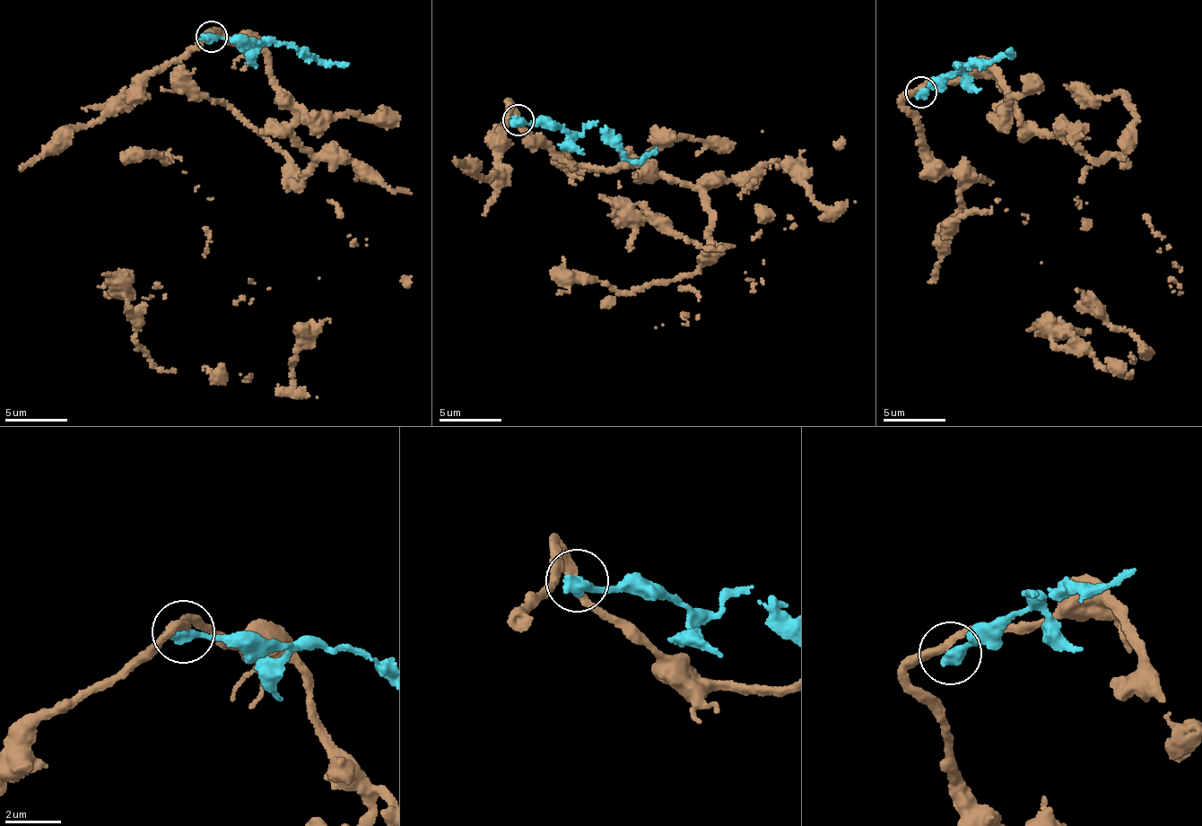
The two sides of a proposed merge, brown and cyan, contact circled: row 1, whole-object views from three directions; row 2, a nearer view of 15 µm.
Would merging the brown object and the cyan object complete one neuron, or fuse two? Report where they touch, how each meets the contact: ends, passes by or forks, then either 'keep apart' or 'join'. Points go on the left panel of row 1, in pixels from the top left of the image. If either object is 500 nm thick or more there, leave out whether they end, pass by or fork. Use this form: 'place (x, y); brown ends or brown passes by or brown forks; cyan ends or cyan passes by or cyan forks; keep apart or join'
place (212, 36); brown passes by; cyan ends; keep apart

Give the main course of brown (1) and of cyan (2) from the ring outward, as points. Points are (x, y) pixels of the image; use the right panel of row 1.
1: (921, 91), (987, 67), (1032, 128), (1090, 160), (1041, 263), (1145, 351), (1127, 377), (1051, 341), (1171, 286)
2: (921, 91), (960, 70), (961, 65), (1006, 56), (1012, 53), (1011, 48)

